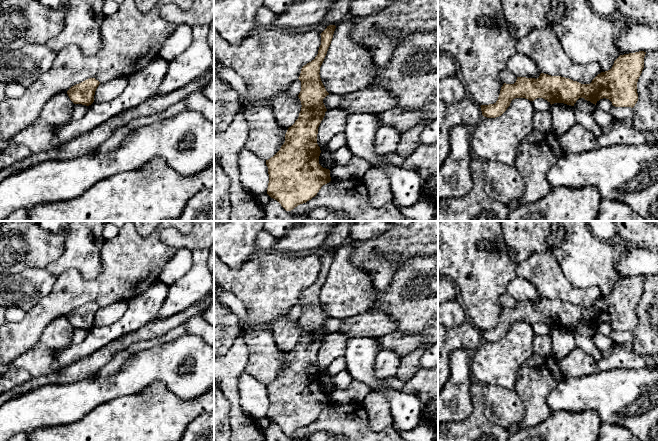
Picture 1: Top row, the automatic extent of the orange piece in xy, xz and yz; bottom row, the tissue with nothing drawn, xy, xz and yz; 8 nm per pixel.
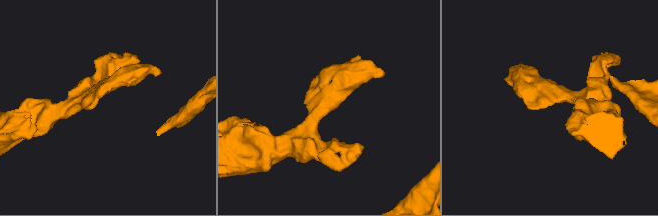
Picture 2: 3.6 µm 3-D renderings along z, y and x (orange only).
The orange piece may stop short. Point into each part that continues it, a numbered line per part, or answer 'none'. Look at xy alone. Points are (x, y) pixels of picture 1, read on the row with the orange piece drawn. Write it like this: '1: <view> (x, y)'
none

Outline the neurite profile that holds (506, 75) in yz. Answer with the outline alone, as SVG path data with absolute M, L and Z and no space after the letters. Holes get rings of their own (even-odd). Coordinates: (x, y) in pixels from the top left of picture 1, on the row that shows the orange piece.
M508 68L500 72L500 78L506 84L514 84L517 80L517 77Z

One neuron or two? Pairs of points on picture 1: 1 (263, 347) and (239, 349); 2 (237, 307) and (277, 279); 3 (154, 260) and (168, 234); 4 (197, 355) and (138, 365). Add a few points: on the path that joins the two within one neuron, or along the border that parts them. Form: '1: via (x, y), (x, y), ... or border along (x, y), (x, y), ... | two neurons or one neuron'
1: border along (242, 335), (247, 348), (245, 371) | two neurons
2: border along (224, 289), (242, 303), (247, 323), (253, 324) | two neurons
3: border along (160, 231), (160, 238), (177, 249) | two neurons
4: via (182, 357), (175, 364), (153, 365) | one neuron

